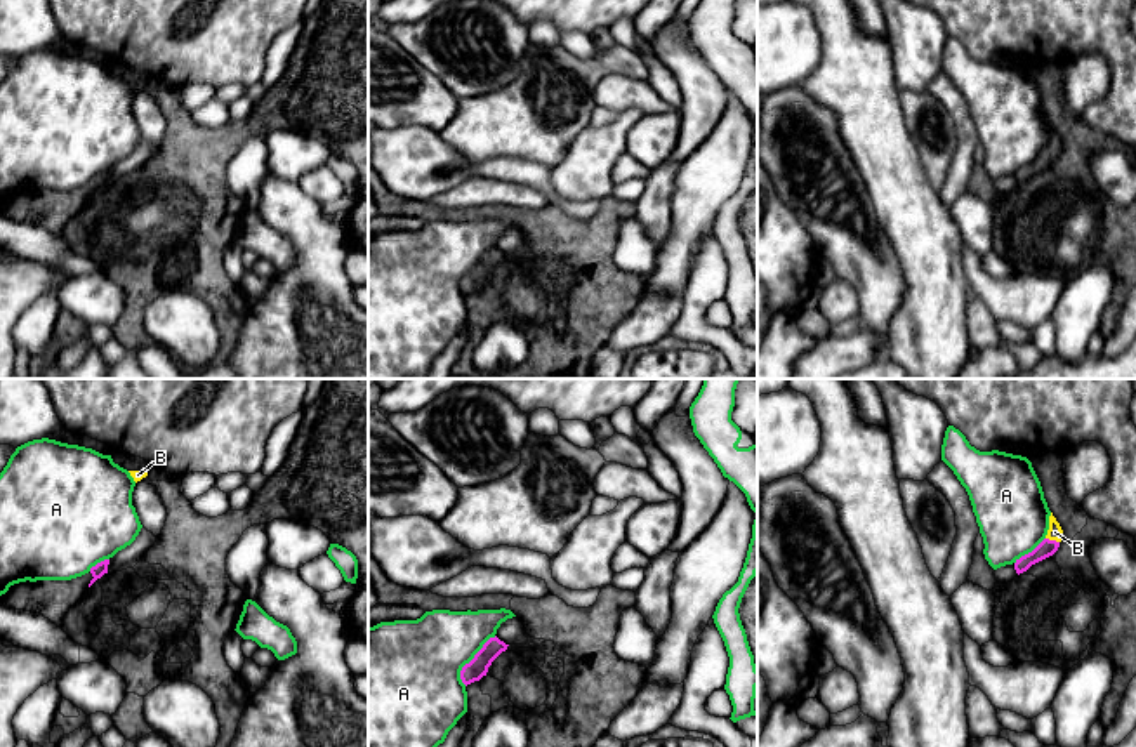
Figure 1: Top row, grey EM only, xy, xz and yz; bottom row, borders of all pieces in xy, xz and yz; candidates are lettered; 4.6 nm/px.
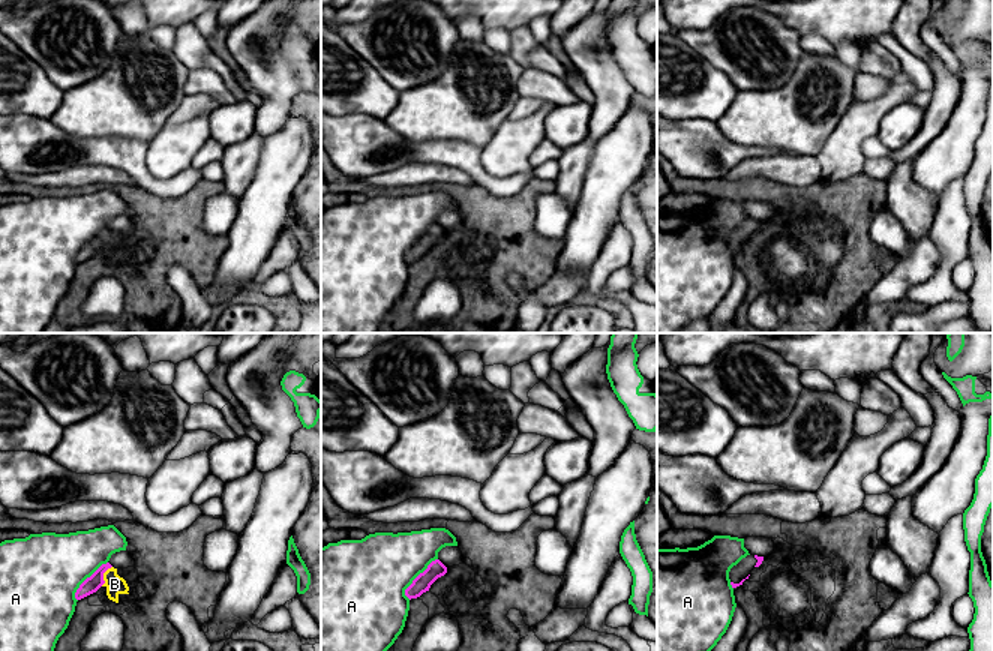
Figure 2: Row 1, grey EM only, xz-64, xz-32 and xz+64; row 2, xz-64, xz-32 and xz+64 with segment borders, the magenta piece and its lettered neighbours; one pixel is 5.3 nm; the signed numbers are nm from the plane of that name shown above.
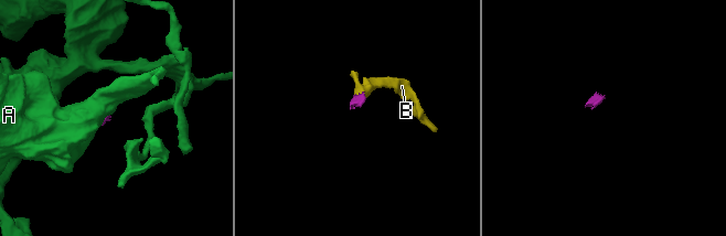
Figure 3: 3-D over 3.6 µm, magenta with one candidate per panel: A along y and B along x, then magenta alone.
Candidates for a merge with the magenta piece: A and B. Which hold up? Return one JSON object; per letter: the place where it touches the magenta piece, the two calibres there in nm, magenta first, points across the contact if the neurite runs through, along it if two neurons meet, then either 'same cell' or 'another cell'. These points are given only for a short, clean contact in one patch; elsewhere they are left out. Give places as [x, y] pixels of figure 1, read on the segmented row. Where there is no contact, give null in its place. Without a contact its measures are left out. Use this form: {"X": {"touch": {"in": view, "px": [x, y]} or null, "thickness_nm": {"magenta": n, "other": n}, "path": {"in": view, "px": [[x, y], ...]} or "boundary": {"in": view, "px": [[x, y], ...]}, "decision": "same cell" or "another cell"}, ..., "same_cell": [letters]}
{"A": {"touch": {"in": "xz", "px": [473, 659]}, "thickness_nm": {"magenta": 90, "other": 400}, "boundary": {"in": "xz", "px": [[495, 636], [462, 667], [461, 681], [464, 685]]}, "decision": "another cell"}, "B": {"touch": {"in": "yz", "px": [1053, 541]}, "thickness_nm": {"magenta": 80, "other": 70}, "path": {"in": "yz", "px": [[1046, 548], [1053, 541], [1055, 532]]}, "decision": "same cell"}, "same_cell": ["B"]}

